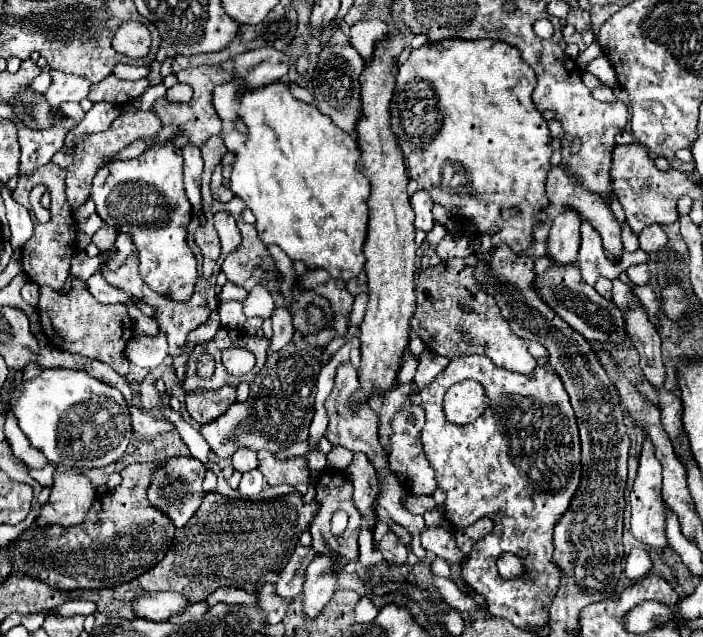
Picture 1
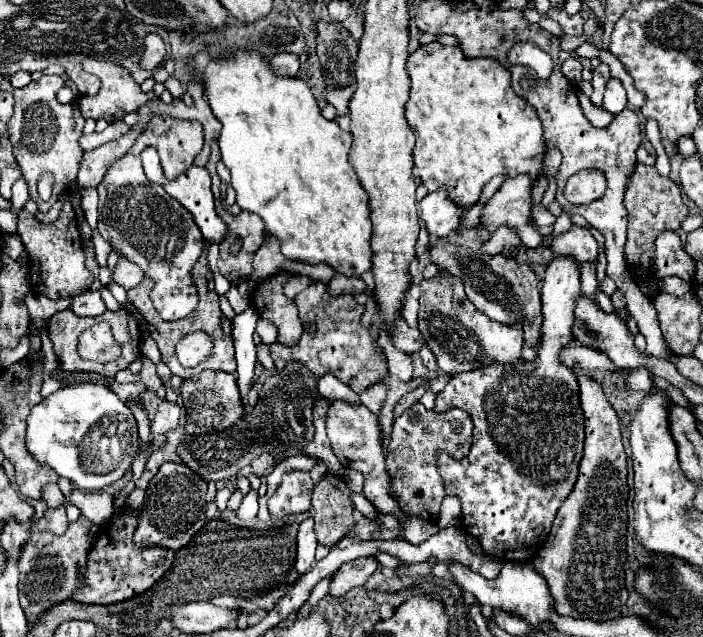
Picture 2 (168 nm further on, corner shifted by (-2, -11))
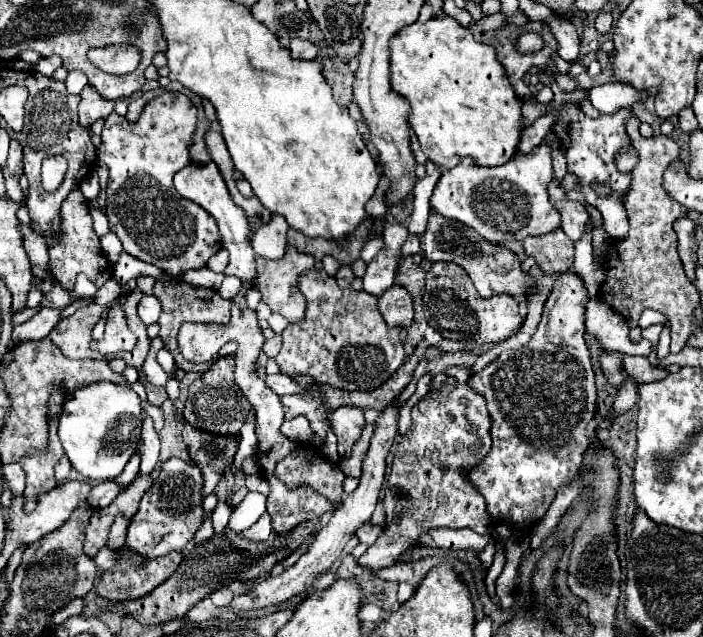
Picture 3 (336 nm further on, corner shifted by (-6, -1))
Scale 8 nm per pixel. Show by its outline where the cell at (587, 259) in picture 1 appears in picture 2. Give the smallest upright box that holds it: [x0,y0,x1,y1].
[554,226,598,262]

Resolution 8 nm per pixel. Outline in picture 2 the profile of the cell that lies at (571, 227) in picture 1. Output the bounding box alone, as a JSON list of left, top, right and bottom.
[432,254,584,562]

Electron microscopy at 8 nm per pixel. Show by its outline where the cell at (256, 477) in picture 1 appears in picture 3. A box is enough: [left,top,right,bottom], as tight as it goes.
[228,492,266,534]

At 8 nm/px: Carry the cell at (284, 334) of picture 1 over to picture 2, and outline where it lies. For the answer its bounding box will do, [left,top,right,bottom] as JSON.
[252,274,304,346]

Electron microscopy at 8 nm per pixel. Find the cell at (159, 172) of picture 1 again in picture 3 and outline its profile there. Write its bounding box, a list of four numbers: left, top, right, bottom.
[98,92,222,274]

